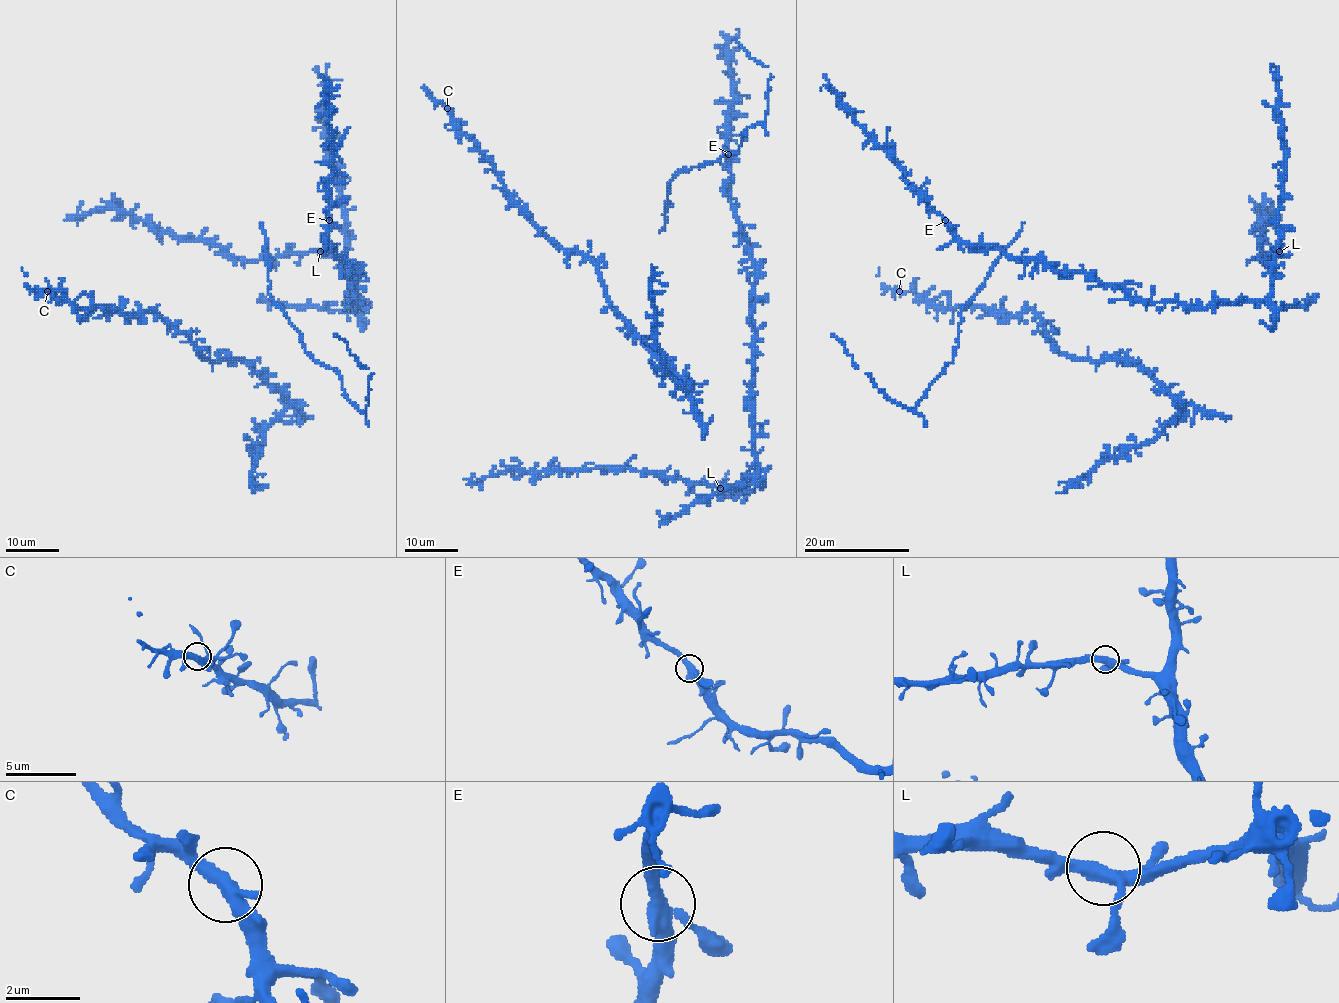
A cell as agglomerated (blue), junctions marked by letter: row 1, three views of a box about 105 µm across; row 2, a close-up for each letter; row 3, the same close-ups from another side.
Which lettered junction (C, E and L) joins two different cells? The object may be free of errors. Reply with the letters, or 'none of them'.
none of them

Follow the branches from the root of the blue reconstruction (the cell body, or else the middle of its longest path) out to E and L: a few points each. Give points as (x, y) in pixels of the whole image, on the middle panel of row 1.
E: (753, 341), (755, 264), (743, 226), (730, 199), (729, 154)
L: (753, 341), (755, 476), (735, 486), (720, 488)

